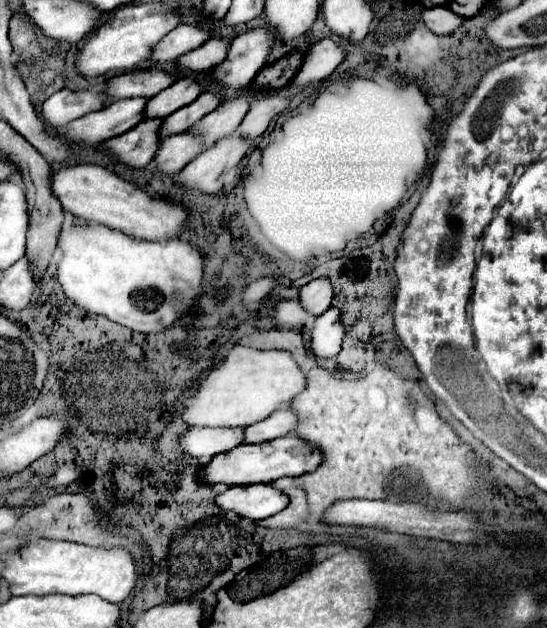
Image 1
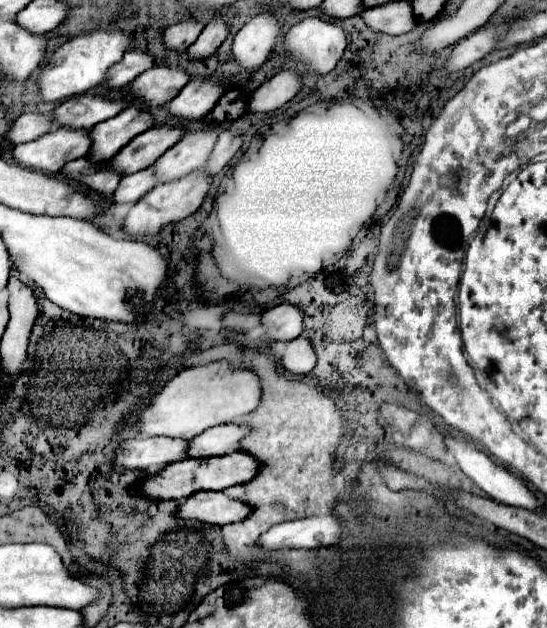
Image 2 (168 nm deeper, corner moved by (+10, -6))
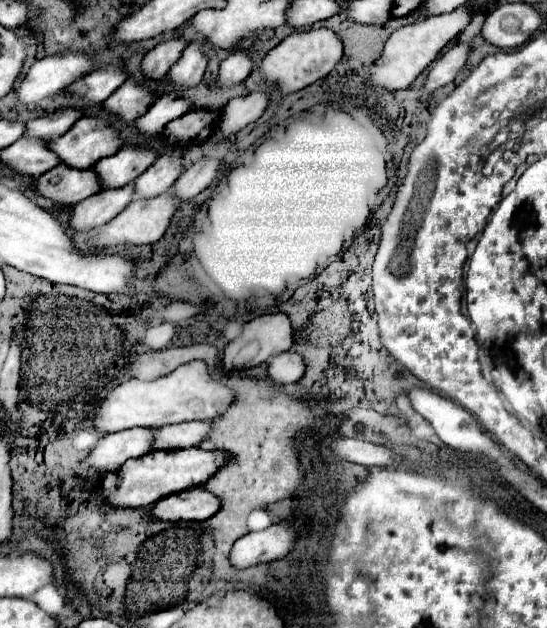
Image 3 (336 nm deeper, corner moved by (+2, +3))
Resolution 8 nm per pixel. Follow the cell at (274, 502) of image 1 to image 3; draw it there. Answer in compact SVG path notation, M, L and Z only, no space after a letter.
M197 486L157 500L149 508L149 514L163 522L203 522L213 516L219 506L221 502L217 496L207 492L203 486Z

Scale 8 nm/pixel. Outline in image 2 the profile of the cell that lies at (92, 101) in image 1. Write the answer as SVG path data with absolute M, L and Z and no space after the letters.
M23 113L5 135L13 145L35 141L37 137L55 129L51 113Z

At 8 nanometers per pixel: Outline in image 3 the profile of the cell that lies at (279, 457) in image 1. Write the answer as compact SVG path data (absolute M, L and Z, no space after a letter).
M201 448L187 450L153 450L143 458L131 458L117 472L107 472L101 478L99 496L113 508L141 508L157 502L163 496L201 486L211 478L223 464L225 452L207 452Z

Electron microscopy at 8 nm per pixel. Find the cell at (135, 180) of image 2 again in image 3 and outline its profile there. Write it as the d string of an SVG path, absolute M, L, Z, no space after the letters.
M127 184L119 190L97 192L71 208L69 228L75 232L89 232L113 220L131 200L133 200L133 184Z

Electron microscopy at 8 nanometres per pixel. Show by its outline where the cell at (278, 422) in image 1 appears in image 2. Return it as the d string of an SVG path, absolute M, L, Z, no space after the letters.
M217 425L209 431L203 431L195 439L191 439L189 457L217 457L225 455L227 451L235 451L237 443L249 435L249 427L245 425Z

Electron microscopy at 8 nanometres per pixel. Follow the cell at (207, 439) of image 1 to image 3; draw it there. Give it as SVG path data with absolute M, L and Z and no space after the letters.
M129 428L99 438L97 446L85 456L85 462L95 470L119 470L127 458L141 458L151 452L153 430L151 428Z

